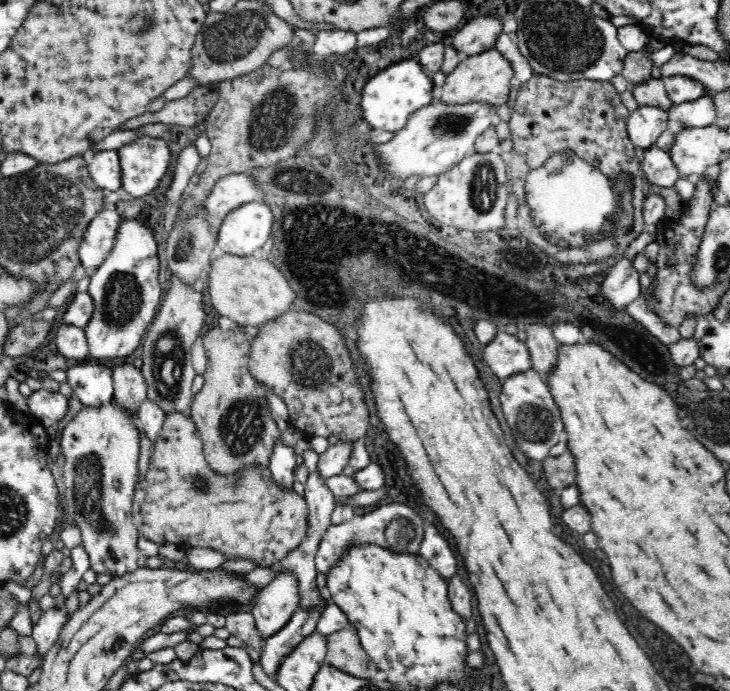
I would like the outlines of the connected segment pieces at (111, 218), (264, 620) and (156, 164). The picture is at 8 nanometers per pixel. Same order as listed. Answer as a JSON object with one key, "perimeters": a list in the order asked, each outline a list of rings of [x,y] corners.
{"perimeters":[[[[114,207],[103,208],[86,225],[78,255],[81,264],[95,269],[106,260],[118,234],[120,217]]],[[[285,572],[278,574],[260,590],[251,614],[263,638],[262,642],[278,634],[290,622],[290,618],[299,609],[298,601],[296,581],[291,574]]],[[[141,135],[116,151],[123,188],[132,196],[150,194],[168,172],[170,149],[162,137]]]]}

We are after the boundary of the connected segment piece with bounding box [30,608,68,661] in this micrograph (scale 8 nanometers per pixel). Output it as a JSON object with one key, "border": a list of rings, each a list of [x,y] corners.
{"border":[[[64,608],[49,609],[45,613],[42,613],[39,621],[32,627],[31,636],[36,643],[36,652],[38,660],[44,660],[46,654],[50,651],[50,648],[54,646],[64,623],[67,621],[66,615],[63,613]]]}

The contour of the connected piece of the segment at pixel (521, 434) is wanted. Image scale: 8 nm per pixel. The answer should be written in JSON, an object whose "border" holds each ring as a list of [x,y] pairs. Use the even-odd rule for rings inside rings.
{"border":[[[533,370],[510,376],[502,382],[499,401],[518,448],[530,459],[541,461],[548,457],[550,448],[565,440],[565,428],[560,412],[545,380]]]}

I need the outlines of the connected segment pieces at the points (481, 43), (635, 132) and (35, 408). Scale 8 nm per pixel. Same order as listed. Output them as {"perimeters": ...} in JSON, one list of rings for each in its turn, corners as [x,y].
{"perimeters":[[[[486,13],[466,23],[453,37],[452,46],[469,56],[495,48],[503,32],[502,17]]],[[[654,105],[639,106],[629,113],[626,128],[632,143],[647,149],[668,128],[668,109]]],[[[41,389],[28,397],[23,397],[29,408],[29,413],[38,417],[45,427],[55,427],[56,423],[64,420],[68,412],[68,404],[60,393],[47,392]]]]}

